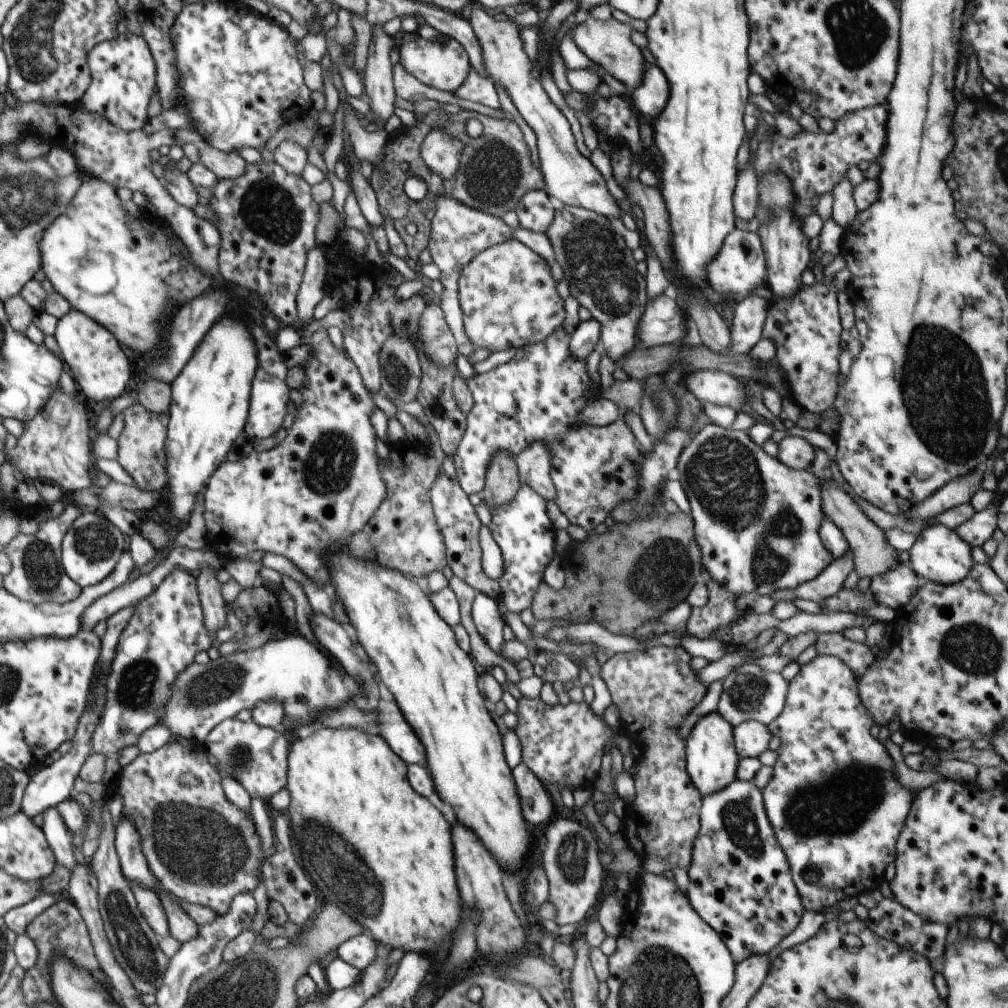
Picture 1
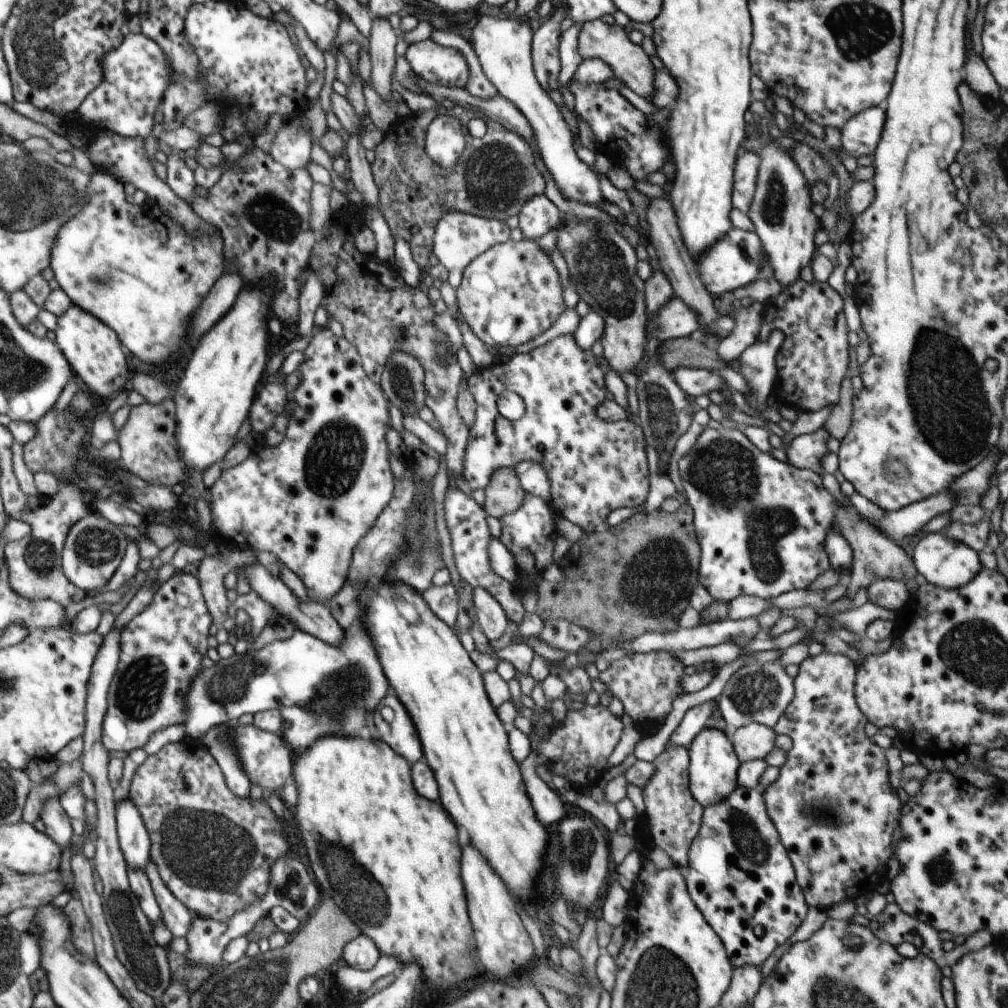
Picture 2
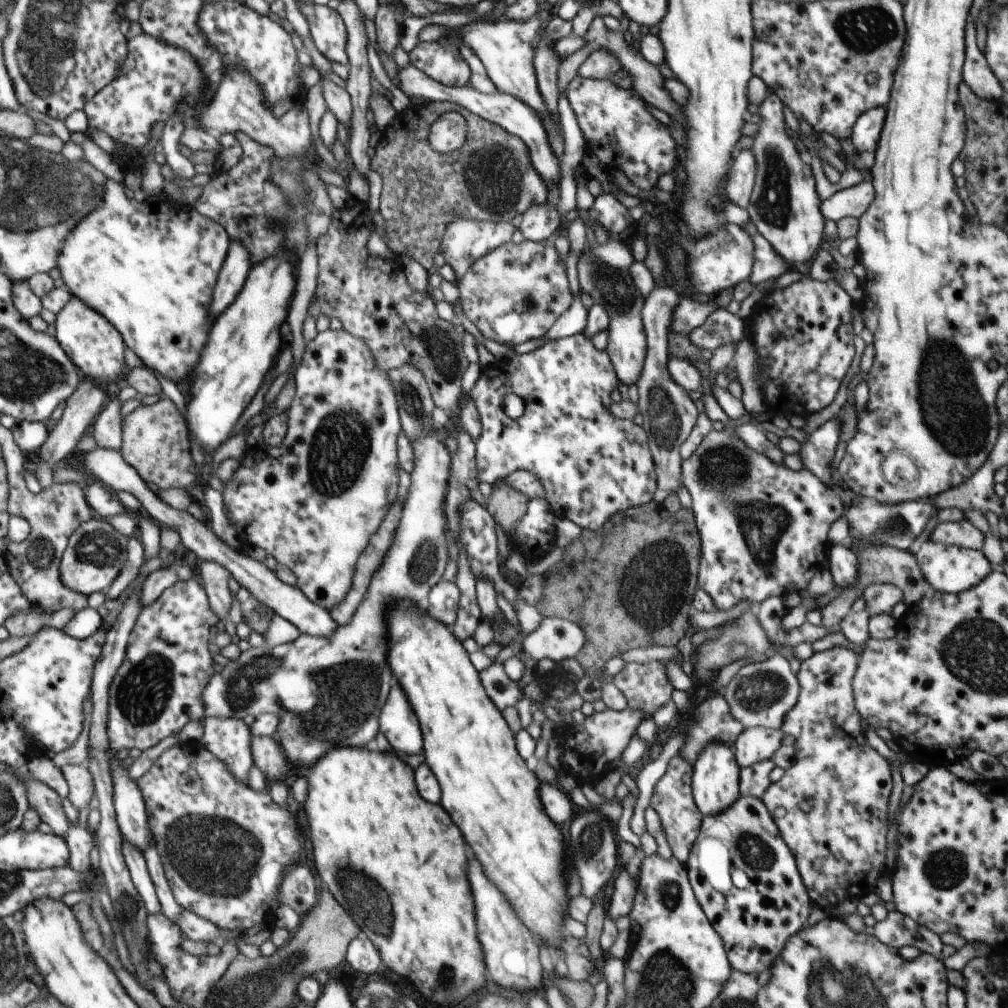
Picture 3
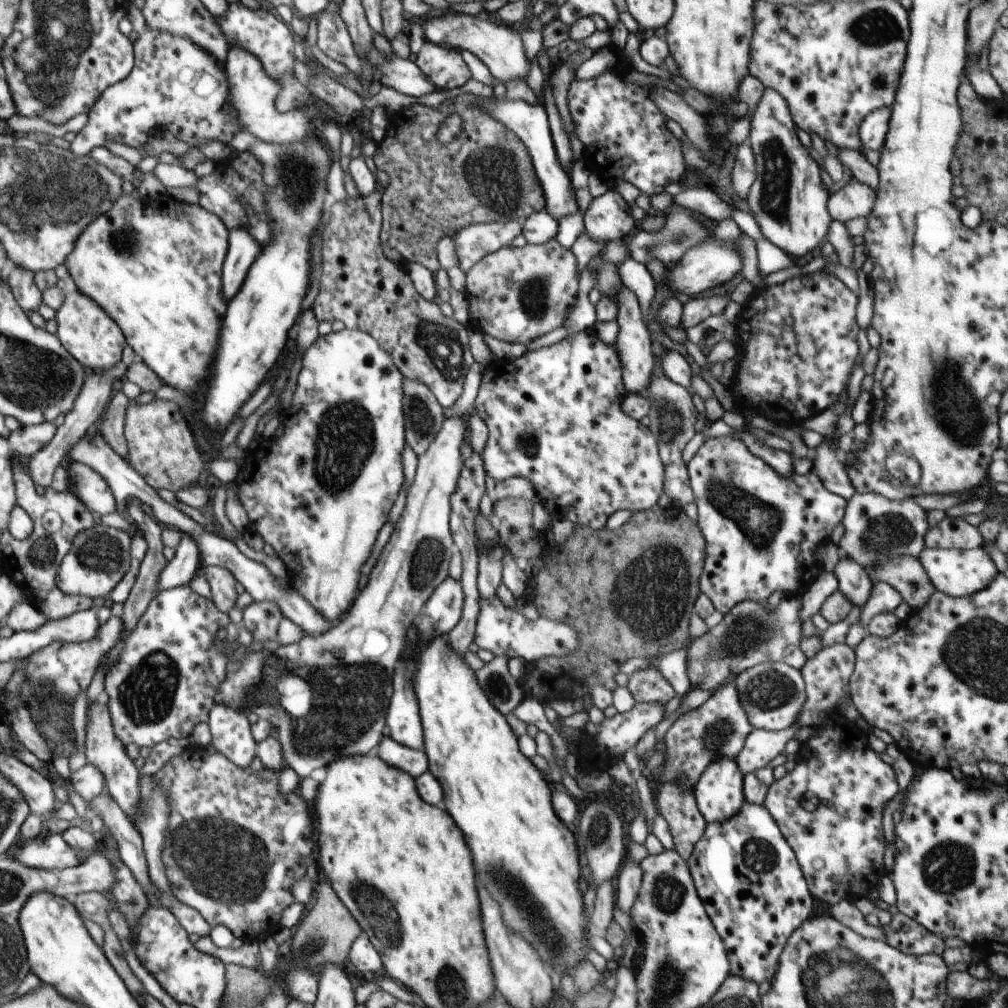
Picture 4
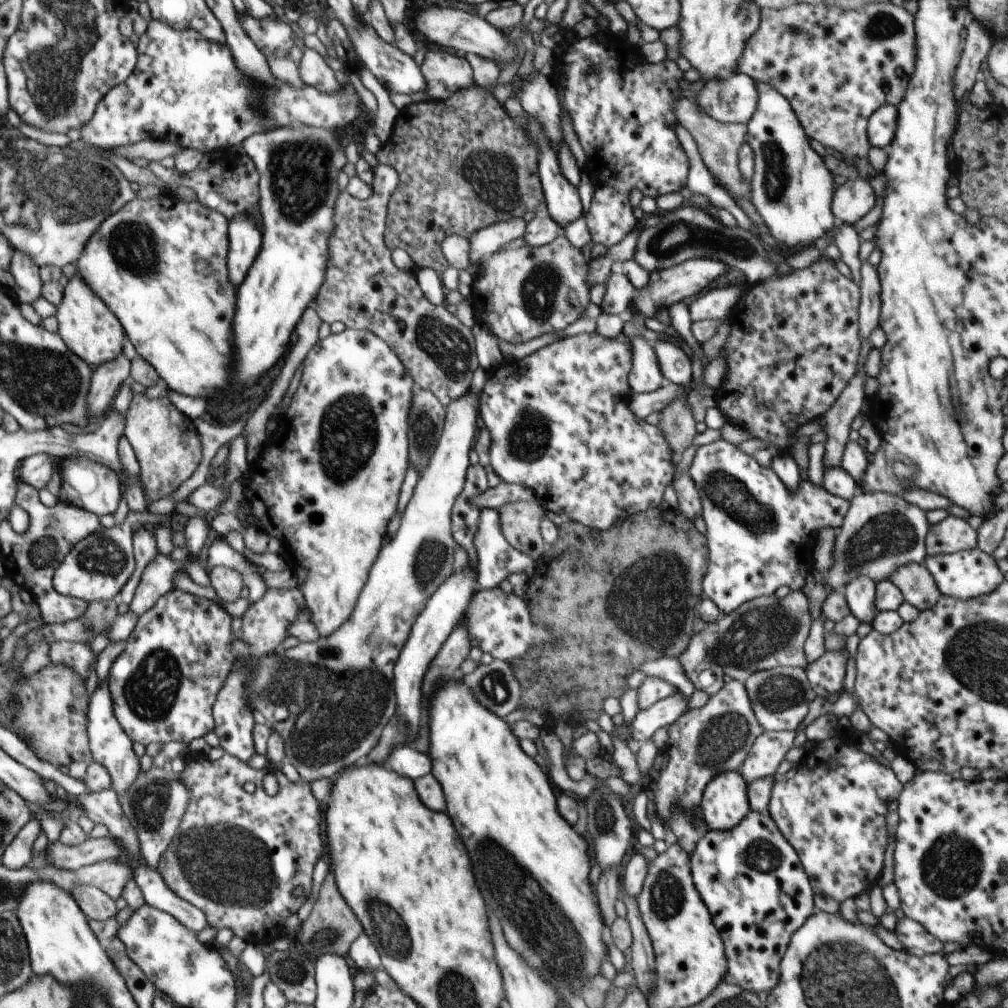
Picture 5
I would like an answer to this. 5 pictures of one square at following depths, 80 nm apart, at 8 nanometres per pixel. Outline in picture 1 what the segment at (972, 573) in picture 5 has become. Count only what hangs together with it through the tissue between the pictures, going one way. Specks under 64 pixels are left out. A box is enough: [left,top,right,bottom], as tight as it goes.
[909,525,974,585]

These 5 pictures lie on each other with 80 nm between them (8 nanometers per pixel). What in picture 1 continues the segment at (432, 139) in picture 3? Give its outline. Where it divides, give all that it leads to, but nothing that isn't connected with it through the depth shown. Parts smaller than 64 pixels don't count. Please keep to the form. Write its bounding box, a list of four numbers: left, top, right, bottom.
[421,129,464,182]

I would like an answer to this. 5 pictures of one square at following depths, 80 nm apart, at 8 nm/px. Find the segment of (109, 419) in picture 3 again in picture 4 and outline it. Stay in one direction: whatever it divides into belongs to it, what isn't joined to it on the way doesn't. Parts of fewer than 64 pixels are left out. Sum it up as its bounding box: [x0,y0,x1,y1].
[98,390,130,460]

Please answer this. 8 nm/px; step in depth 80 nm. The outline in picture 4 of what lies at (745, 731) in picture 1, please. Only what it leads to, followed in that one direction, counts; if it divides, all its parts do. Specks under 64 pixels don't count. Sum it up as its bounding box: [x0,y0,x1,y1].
[734,725,798,776]

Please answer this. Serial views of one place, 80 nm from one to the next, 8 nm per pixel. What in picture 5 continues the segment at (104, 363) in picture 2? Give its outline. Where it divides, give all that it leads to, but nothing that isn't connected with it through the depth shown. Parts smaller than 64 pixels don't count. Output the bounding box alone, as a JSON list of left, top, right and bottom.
[55,274,126,367]

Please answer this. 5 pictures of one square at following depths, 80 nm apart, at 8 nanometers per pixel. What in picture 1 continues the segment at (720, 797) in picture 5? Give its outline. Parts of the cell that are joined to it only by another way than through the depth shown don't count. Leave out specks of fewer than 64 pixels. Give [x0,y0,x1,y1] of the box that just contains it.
[684,711,740,798]

